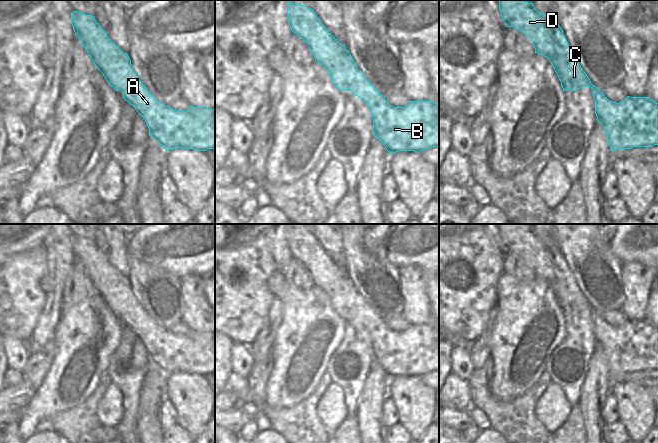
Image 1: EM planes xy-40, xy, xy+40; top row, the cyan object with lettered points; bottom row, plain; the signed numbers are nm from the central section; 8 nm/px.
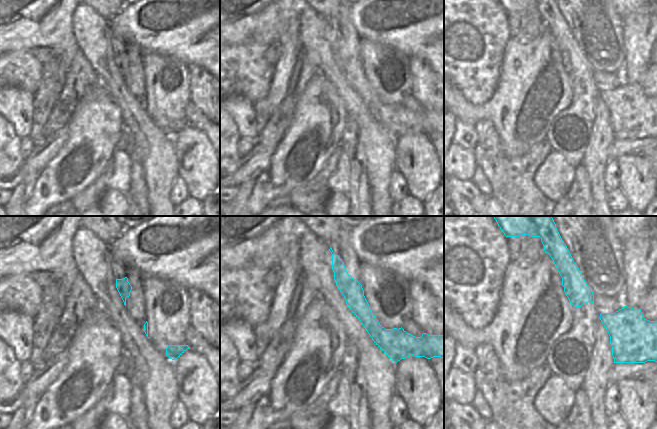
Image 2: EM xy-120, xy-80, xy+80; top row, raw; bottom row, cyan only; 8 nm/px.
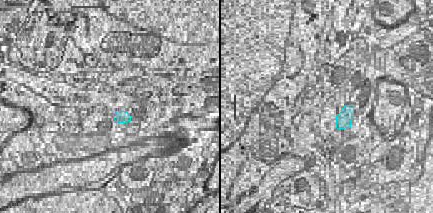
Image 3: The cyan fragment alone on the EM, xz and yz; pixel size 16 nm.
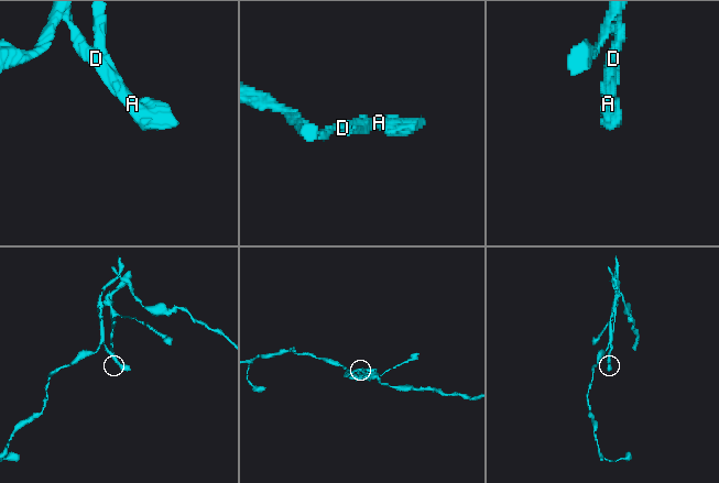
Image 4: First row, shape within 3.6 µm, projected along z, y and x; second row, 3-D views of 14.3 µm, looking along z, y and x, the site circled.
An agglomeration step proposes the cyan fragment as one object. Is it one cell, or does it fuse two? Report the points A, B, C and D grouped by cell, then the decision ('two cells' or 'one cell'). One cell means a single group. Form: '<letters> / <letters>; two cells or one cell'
A B D / C; two cells

